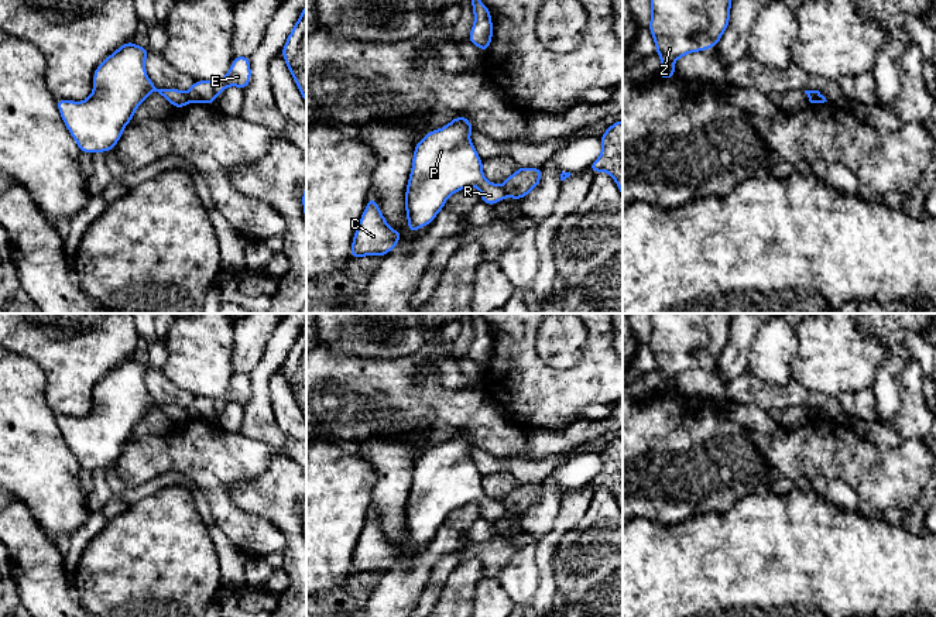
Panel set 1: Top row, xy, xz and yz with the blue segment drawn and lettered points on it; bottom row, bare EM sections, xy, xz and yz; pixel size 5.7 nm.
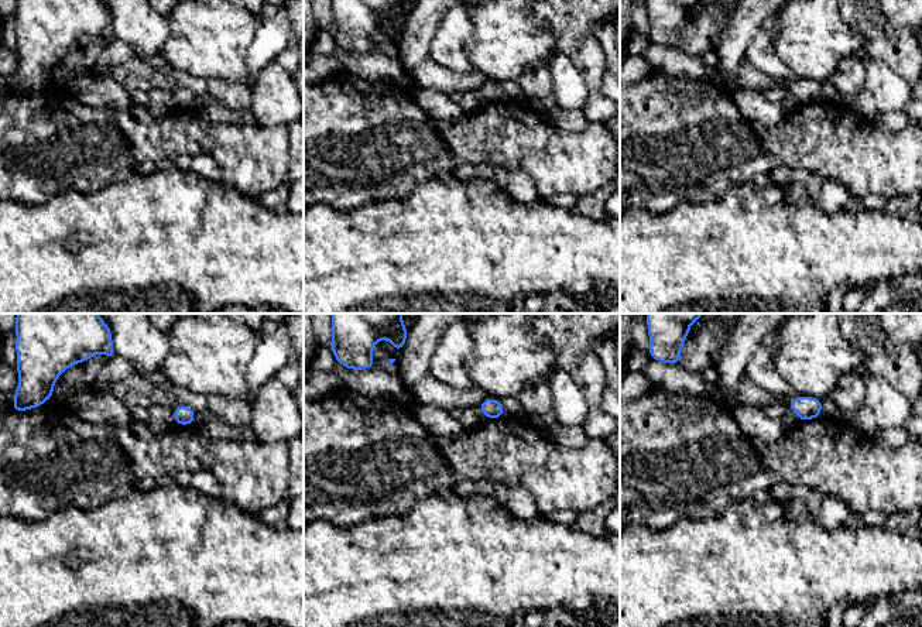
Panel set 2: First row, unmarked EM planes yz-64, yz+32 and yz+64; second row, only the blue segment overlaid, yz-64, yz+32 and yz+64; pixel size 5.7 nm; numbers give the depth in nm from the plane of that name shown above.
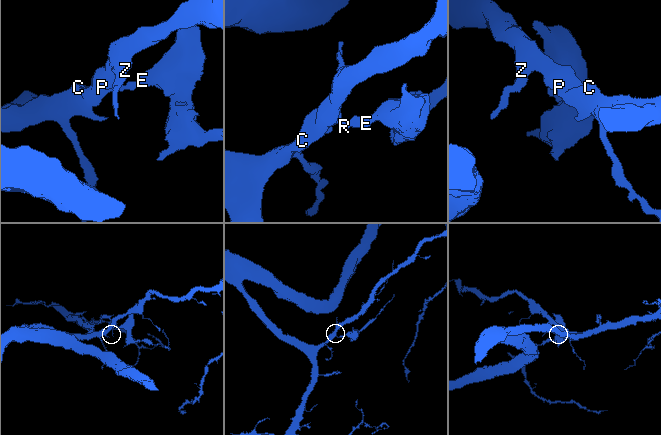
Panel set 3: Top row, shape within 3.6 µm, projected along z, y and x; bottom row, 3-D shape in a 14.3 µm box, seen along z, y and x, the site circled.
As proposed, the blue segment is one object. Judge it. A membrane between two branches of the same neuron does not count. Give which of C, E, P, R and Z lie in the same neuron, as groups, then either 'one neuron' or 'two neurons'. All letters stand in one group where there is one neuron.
groups C P R Z / E; two neurons

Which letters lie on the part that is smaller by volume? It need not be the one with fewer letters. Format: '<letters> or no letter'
E

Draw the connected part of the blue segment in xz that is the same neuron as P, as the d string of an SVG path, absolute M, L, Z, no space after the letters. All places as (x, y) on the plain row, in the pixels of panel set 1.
M466 432L431 446L414 466L405 505L405 529L411 551L429 542L445 524L448 514L476 503L481 518L490 522L507 514L504 503L486 496L483 476L470 457L473 442Z

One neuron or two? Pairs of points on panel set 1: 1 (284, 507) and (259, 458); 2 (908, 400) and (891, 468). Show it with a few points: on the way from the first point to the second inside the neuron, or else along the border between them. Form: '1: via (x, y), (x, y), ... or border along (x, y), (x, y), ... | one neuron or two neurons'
1: border along (283, 451), (261, 475), (235, 484) | two neurons
2: border along (921, 438), (904, 441) | two neurons

